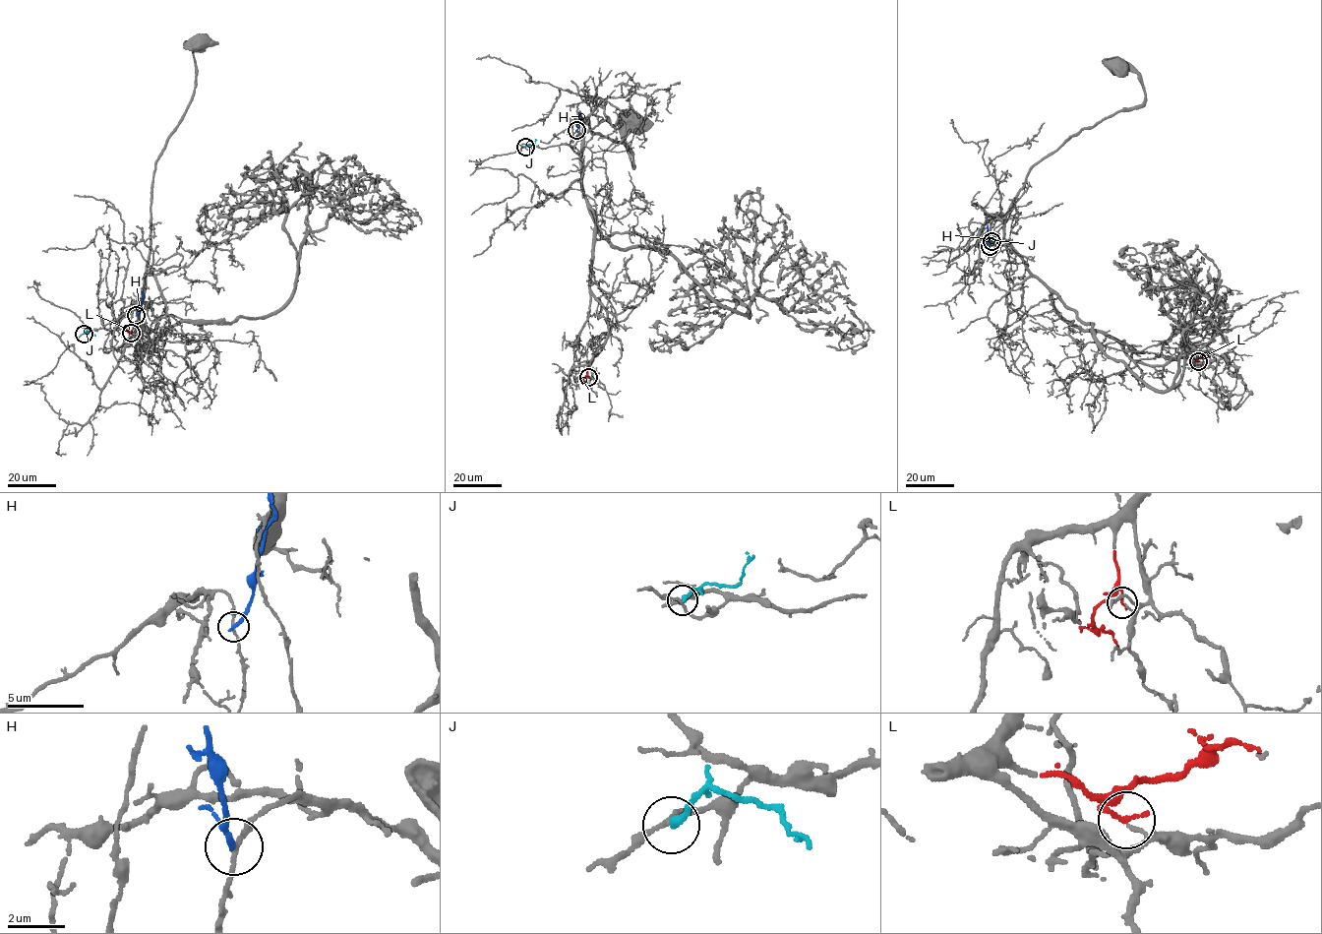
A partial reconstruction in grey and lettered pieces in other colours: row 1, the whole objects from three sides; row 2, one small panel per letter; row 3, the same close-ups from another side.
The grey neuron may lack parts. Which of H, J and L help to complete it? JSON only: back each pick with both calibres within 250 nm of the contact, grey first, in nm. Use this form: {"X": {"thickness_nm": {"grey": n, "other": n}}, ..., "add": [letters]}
{"L": {"thickness_nm": {"grey": 80, "other": 190}}, "add": ["L"]}

